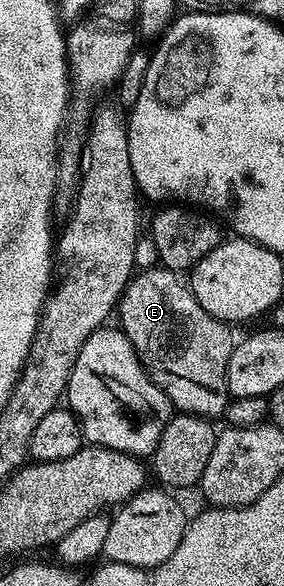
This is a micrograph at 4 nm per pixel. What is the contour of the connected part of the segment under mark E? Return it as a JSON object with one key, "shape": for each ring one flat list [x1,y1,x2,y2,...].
{"shape":[[155,265,152,271,141,271,132,278,119,297,117,319,119,315,121,329,127,334,137,357,147,368,147,374,166,393,167,400,176,412,204,417,222,416,229,402,227,366,237,342,236,336,231,336,232,328,220,319,209,317,209,313,205,313,205,309,197,305,190,286,184,280,182,283,179,280,182,278,176,272,159,265]]}

